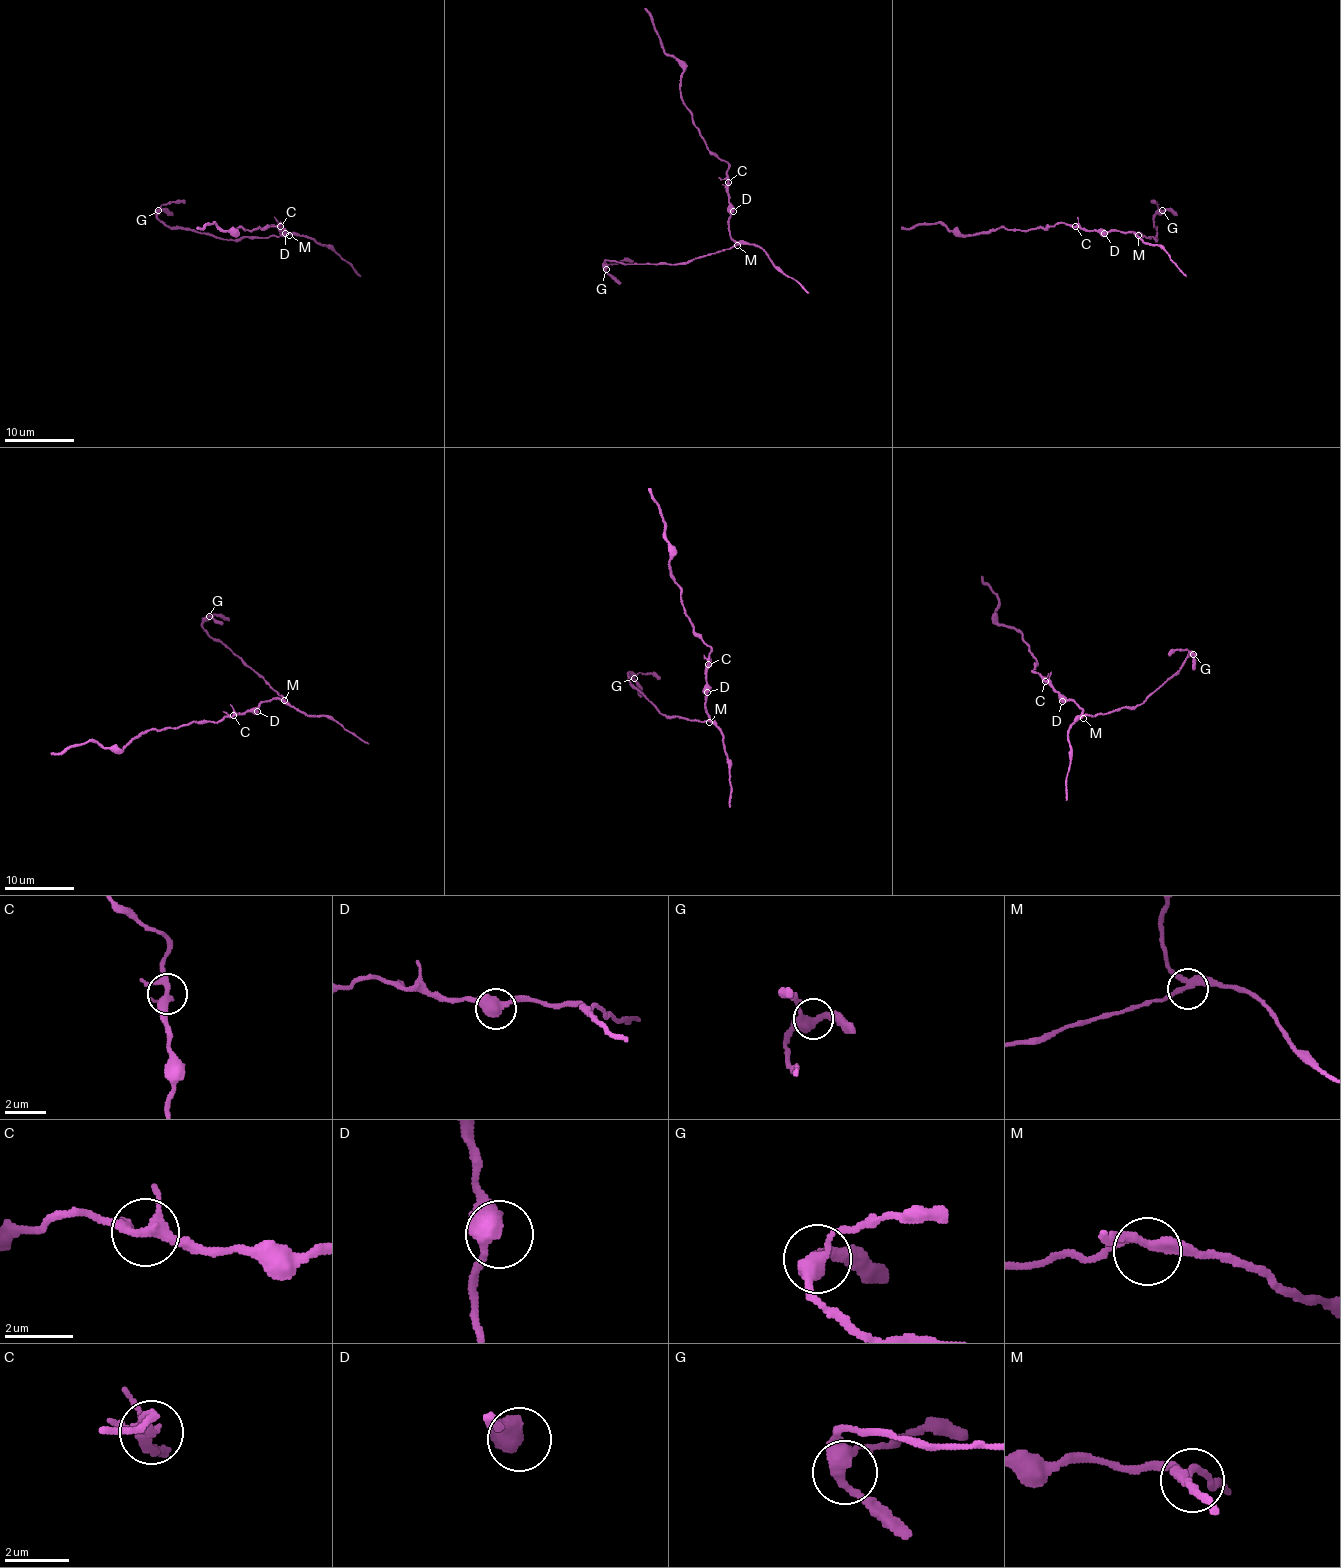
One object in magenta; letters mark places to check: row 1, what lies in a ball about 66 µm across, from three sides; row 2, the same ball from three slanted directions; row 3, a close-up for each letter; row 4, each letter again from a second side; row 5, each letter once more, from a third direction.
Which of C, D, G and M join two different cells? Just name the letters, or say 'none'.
none

